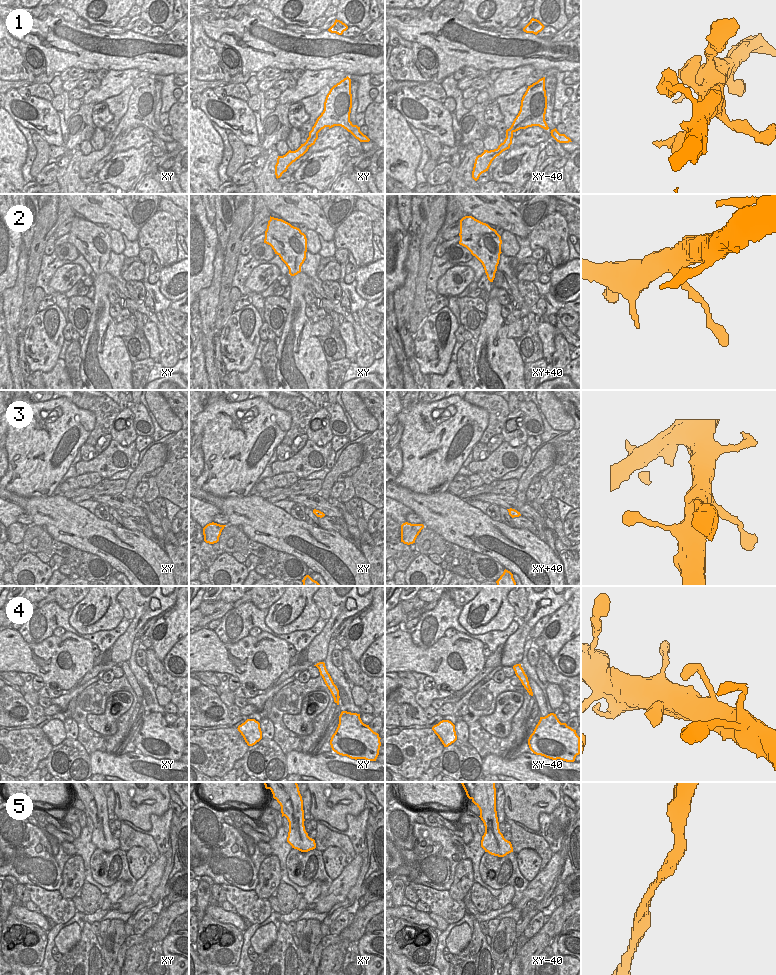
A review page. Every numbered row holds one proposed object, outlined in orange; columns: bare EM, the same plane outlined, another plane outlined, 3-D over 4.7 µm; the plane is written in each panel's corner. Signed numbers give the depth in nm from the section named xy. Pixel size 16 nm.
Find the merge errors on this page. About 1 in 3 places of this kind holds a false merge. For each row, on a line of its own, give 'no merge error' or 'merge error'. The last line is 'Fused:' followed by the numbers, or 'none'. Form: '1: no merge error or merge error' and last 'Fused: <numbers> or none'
1: no merge error
2: merge error
3: no merge error
4: no merge error
5: no merge error
Fused: 2

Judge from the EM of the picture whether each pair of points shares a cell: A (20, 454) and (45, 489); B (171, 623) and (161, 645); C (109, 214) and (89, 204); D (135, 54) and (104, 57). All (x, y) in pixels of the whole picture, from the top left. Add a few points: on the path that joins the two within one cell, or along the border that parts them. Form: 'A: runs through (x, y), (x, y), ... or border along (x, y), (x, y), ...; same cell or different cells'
A: runs through (29, 463), (35, 469), (40, 480); same cell
B: runs through (170, 628), (164, 640); same cell
C: runs through (104, 209), (94, 204); same cell
D: runs through (127, 54), (112, 56); same cell

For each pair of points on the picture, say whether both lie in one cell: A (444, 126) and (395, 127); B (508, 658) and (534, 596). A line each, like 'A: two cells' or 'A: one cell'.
A: two cells
B: one cell

